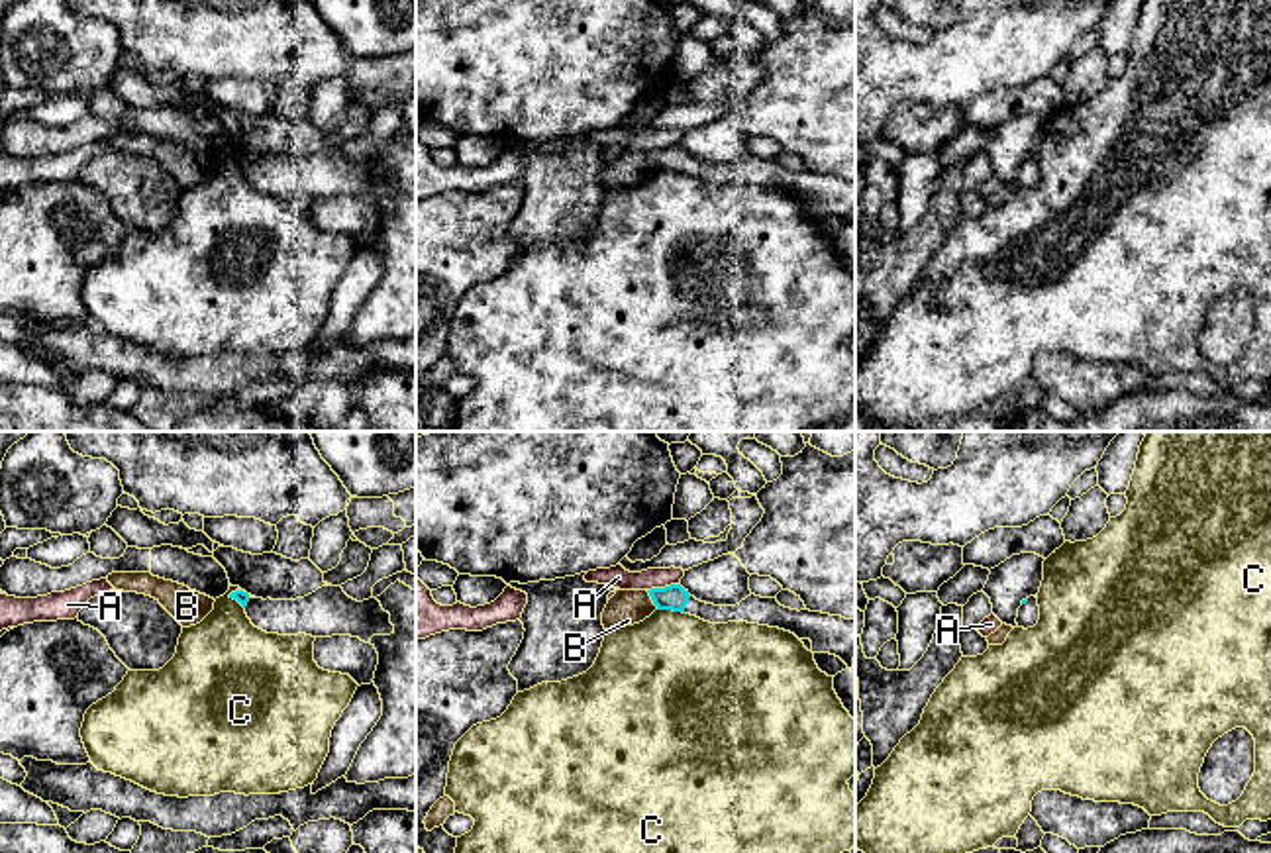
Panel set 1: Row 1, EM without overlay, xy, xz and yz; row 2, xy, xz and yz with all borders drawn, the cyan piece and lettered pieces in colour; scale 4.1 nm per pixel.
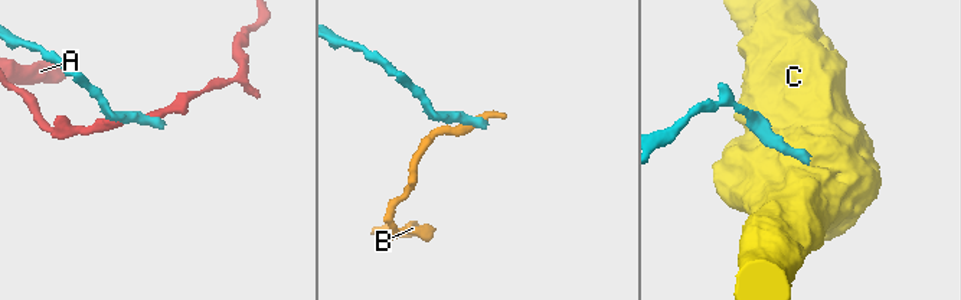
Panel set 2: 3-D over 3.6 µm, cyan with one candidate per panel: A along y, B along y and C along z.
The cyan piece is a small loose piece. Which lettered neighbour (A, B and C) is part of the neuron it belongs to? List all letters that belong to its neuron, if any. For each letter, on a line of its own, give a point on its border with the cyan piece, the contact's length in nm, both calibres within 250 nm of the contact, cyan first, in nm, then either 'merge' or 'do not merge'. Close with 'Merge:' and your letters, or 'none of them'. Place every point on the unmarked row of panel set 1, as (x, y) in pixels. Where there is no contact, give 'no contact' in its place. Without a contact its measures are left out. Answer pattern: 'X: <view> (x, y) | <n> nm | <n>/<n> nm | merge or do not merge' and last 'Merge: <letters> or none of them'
A: xz (661, 150) | 130 nm | 100/90 nm | do not merge
B: xz (652, 159) | 90 nm | 100/140 nm | do not merge
C: xz (671, 169) | 110 nm | 100/480 nm | do not merge
Merge: none of them

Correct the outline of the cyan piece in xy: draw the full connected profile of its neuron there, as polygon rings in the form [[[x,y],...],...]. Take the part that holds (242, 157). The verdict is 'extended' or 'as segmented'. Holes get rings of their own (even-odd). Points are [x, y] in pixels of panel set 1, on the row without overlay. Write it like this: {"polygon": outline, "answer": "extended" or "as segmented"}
{"polygon": [[[322,147],[296,161],[263,161],[235,151],[237,161],[251,184],[267,194],[312,198],[351,196],[369,204],[373,196],[390,196],[390,175],[377,159],[357,163],[341,147]]], "answer": "extended"}

